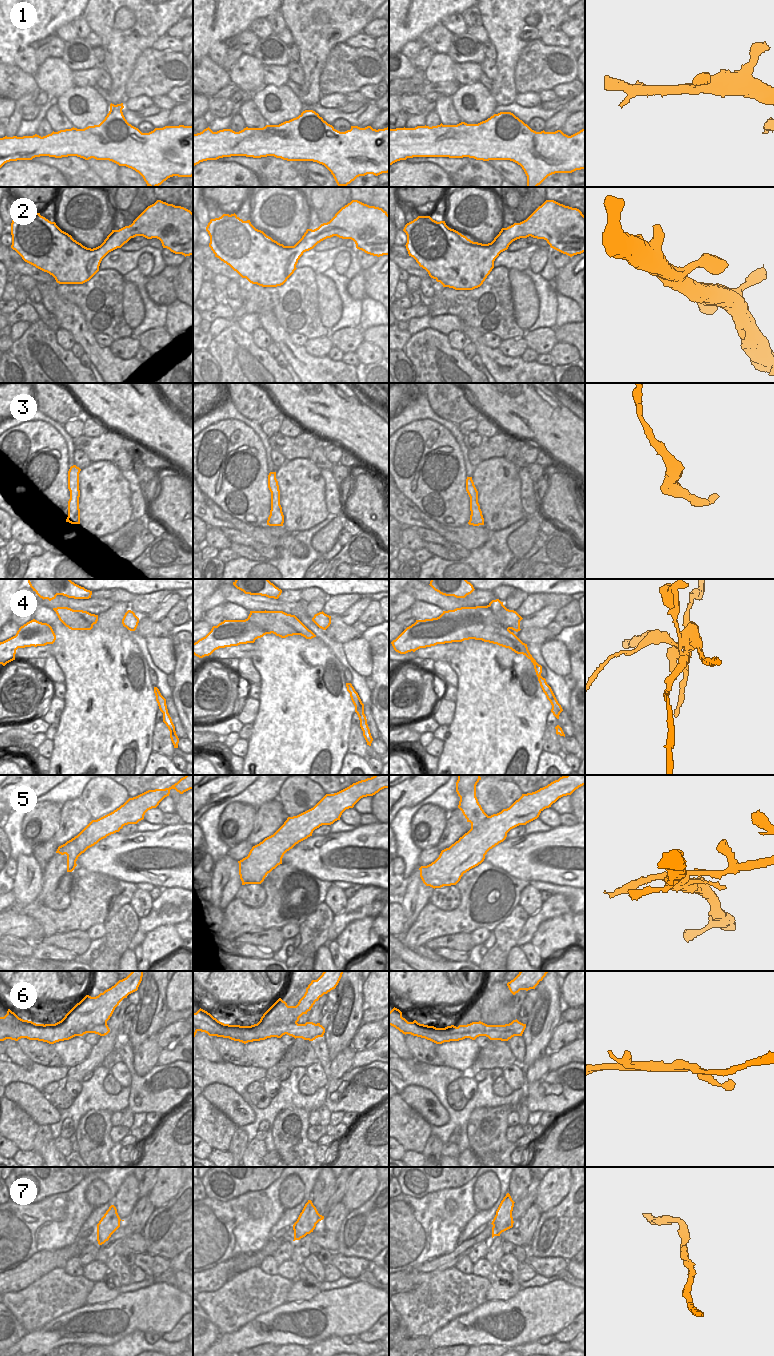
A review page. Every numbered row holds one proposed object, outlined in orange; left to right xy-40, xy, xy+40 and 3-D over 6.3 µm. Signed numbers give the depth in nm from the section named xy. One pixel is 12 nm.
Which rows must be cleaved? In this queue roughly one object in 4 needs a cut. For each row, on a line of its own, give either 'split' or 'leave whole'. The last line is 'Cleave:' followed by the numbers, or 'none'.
1: leave whole
2: leave whole
3: leave whole
4: split
5: split
6: leave whole
7: leave whole
Cleave: 4, 5

